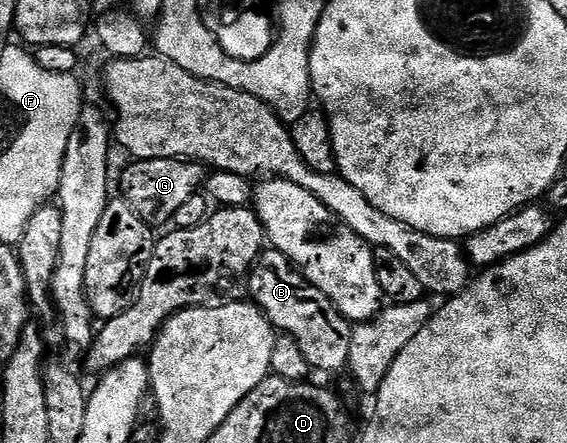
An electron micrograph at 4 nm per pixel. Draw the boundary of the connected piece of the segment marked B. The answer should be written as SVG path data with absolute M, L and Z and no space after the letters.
M272 248L266 249L249 271L247 294L253 305L263 311L274 331L299 344L303 356L307 356L307 364L314 371L333 374L348 367L351 323L338 312L332 300L305 279L287 256Z

